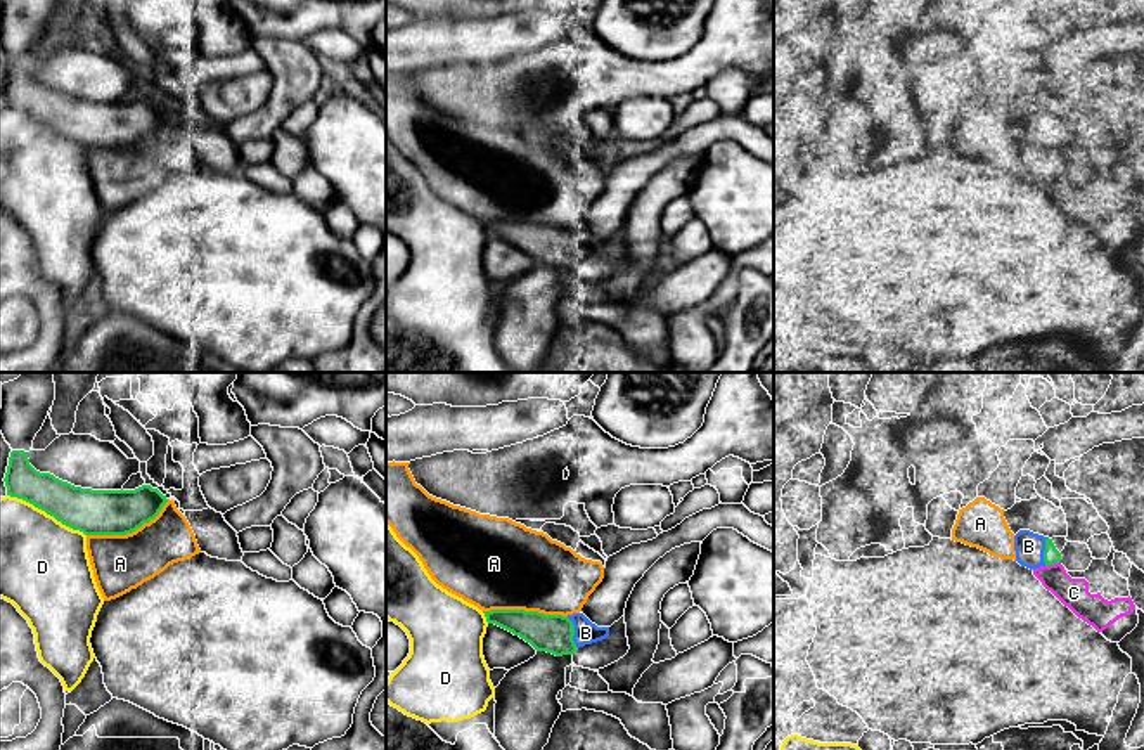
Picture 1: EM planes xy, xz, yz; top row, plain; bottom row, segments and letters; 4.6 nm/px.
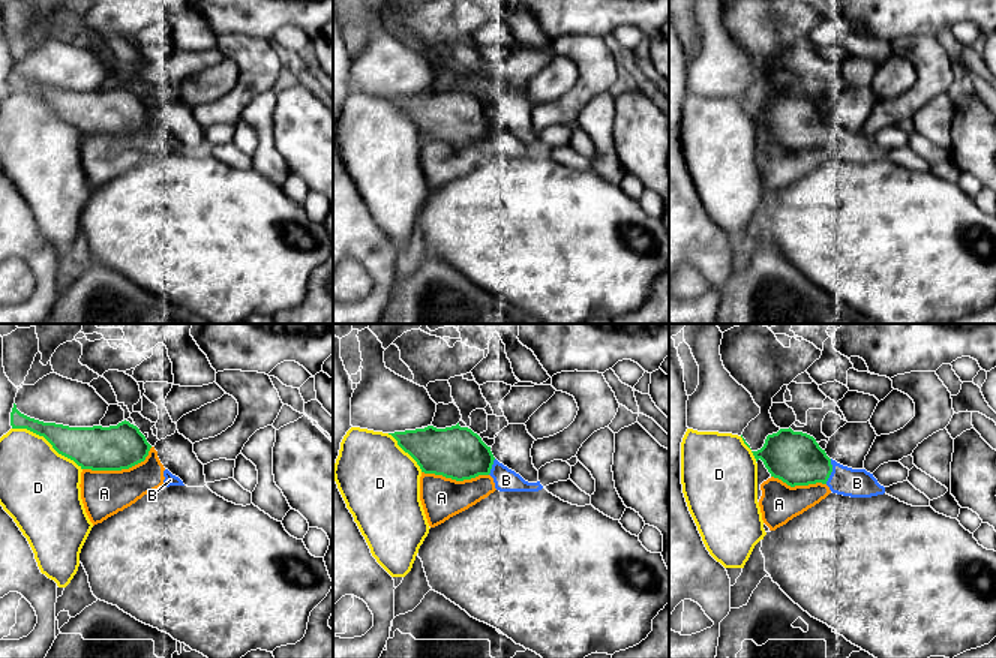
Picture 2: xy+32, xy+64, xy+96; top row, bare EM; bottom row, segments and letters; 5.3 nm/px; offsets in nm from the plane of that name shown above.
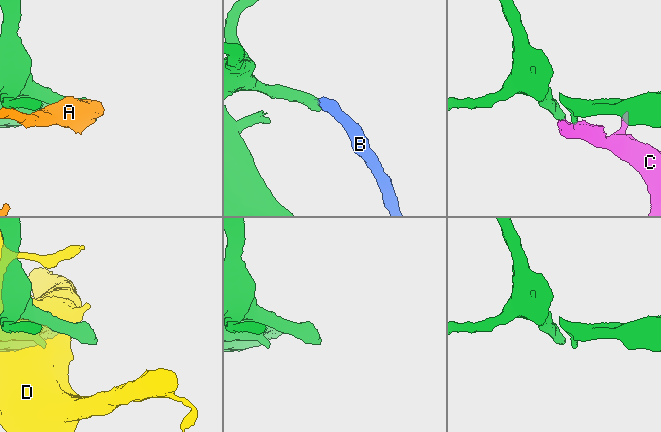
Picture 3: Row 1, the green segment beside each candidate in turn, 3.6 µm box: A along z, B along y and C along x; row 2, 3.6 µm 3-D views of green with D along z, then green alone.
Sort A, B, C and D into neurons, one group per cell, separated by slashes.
A C / B / D

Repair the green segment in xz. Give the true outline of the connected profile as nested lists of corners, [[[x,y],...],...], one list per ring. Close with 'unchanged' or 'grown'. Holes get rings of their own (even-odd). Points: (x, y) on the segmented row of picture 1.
[[[492,610],[483,613],[488,624],[519,636],[537,651],[547,651],[556,656],[573,655],[580,646],[609,636],[609,627],[597,627],[583,613],[568,617],[524,610]]]; grown

